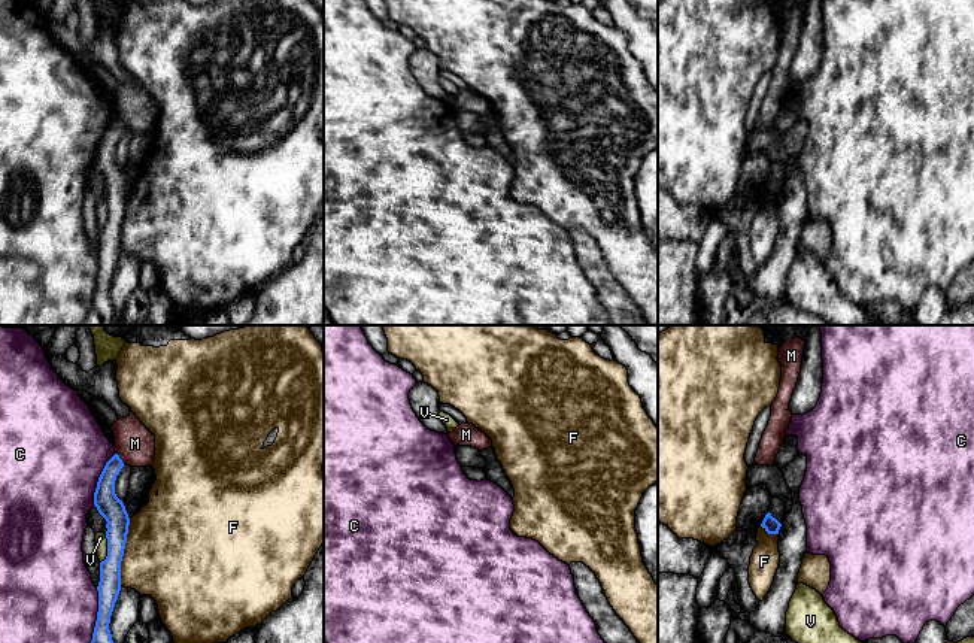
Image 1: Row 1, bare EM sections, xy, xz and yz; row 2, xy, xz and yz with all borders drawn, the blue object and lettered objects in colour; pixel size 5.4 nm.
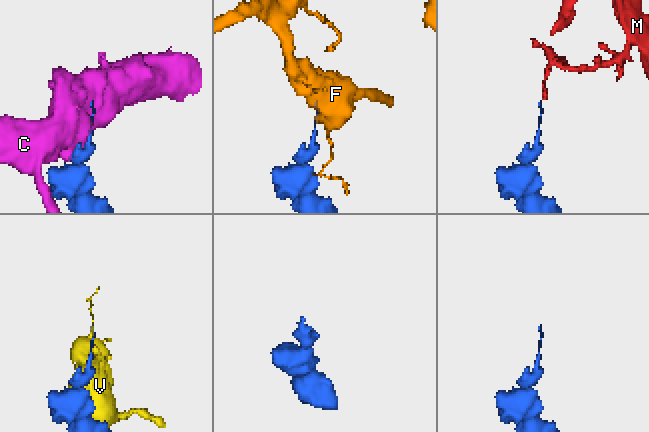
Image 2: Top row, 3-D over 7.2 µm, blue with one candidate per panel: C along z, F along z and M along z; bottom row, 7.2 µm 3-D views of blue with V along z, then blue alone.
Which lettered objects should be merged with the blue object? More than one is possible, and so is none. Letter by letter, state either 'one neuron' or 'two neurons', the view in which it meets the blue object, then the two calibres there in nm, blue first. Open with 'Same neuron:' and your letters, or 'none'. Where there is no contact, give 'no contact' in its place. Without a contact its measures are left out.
Same neuron: none
C: two neurons; meets blue in xy; 120 nm thick on the blue side, 460 nm on the other
F: two neurons; meets blue in xy; 140 nm thick on the blue side, 480 nm on the other
M: two neurons; meets blue in xy; 130 nm thick on the blue side, 220 nm on the other
V: two neurons; meets blue in xy; 140 nm thick on the blue side, 60 nm on the other

